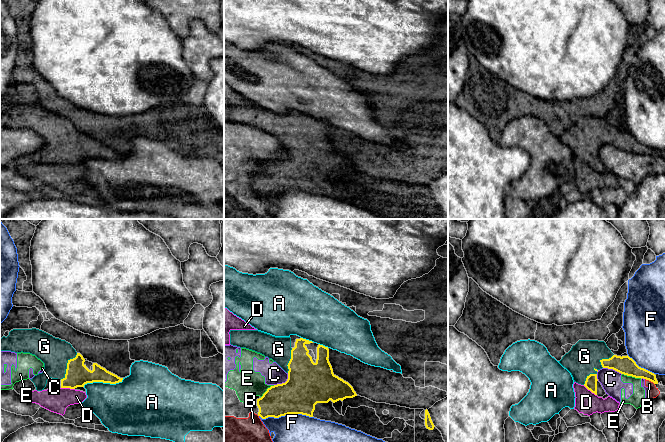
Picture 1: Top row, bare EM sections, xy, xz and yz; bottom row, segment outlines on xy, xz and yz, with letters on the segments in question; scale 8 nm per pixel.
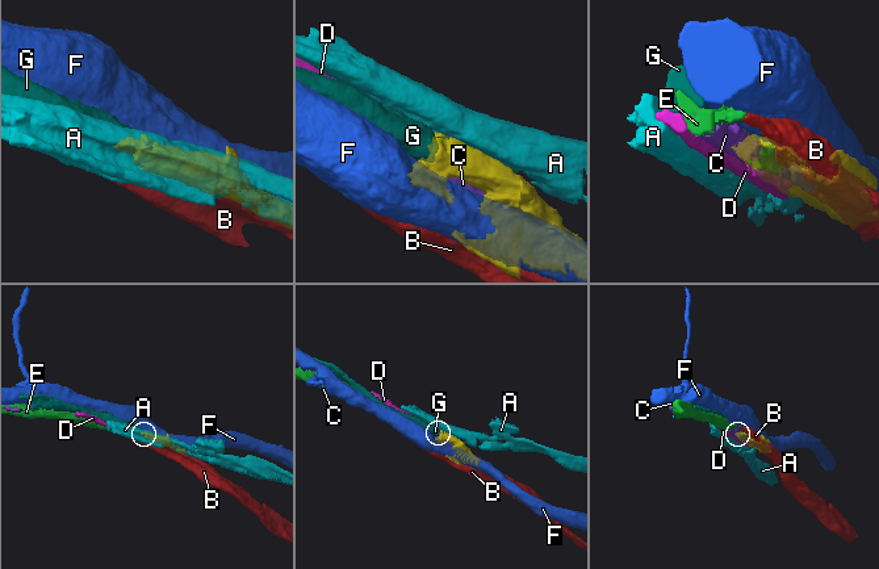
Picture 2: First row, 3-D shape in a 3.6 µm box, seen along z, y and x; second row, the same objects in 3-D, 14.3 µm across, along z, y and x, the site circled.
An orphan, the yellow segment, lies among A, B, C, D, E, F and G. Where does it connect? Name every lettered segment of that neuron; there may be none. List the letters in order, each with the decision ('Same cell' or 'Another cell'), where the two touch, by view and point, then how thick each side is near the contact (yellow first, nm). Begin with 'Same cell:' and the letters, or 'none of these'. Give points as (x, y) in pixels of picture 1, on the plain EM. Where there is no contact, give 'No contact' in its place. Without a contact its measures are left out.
Same cell: G
A: Another cell. Touches yellow at xy (103, 158). Thickness 190 nm (yellow) against 400 nm
B: Another cell. Touches yellow at yz (650, 156). Thickness 150 nm (yellow) against 80 nm
C: Another cell. Touches yellow at xz (283, 159). Thickness 340 nm (yellow) against 160 nm
D: Another cell. Touches yellow at xy (68, 163). Thickness 190 nm (yellow) against 190 nm
E: Another cell. Touches yellow at yz (632, 152). Thickness 150 nm (yellow) against 110 nm
F: Another cell. Touches yellow at xz (286, 190). Thickness 300 nm (yellow) against 420 nm
G: Same cell. Touches yellow at xy (67, 142). Thickness 190 nm (yellow) against 240 nm

